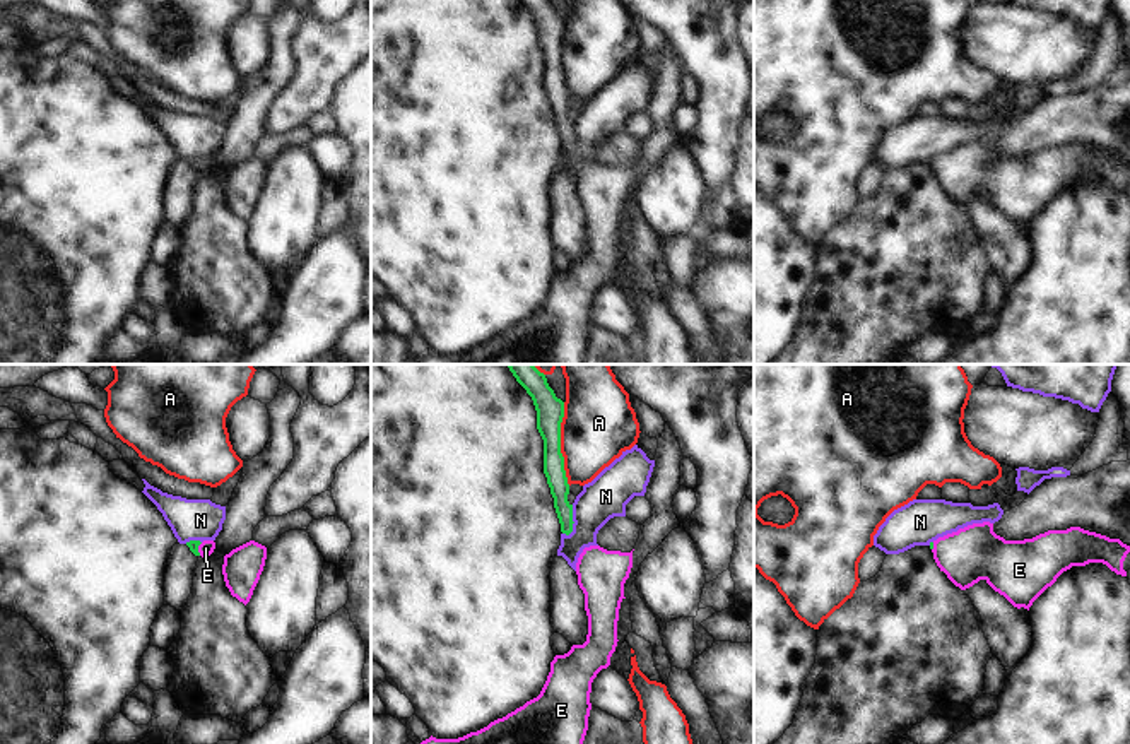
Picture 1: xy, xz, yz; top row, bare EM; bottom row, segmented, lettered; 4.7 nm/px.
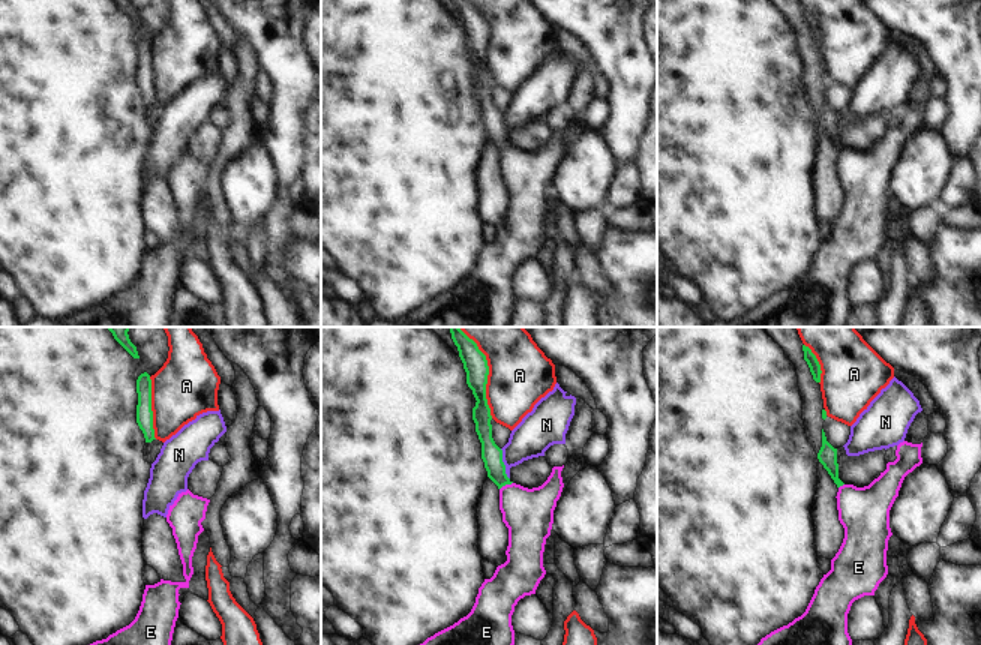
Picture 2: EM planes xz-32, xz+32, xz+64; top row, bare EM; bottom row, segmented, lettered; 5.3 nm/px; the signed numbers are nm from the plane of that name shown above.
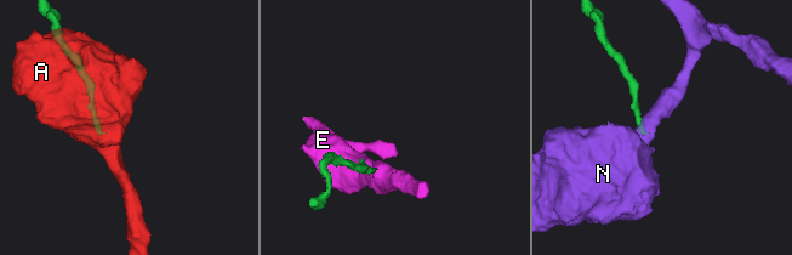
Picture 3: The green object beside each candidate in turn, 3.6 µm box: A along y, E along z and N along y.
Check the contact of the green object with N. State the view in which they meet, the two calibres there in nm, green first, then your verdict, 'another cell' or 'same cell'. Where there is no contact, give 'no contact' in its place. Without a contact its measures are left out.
xz | 100/200 nm | another cell

